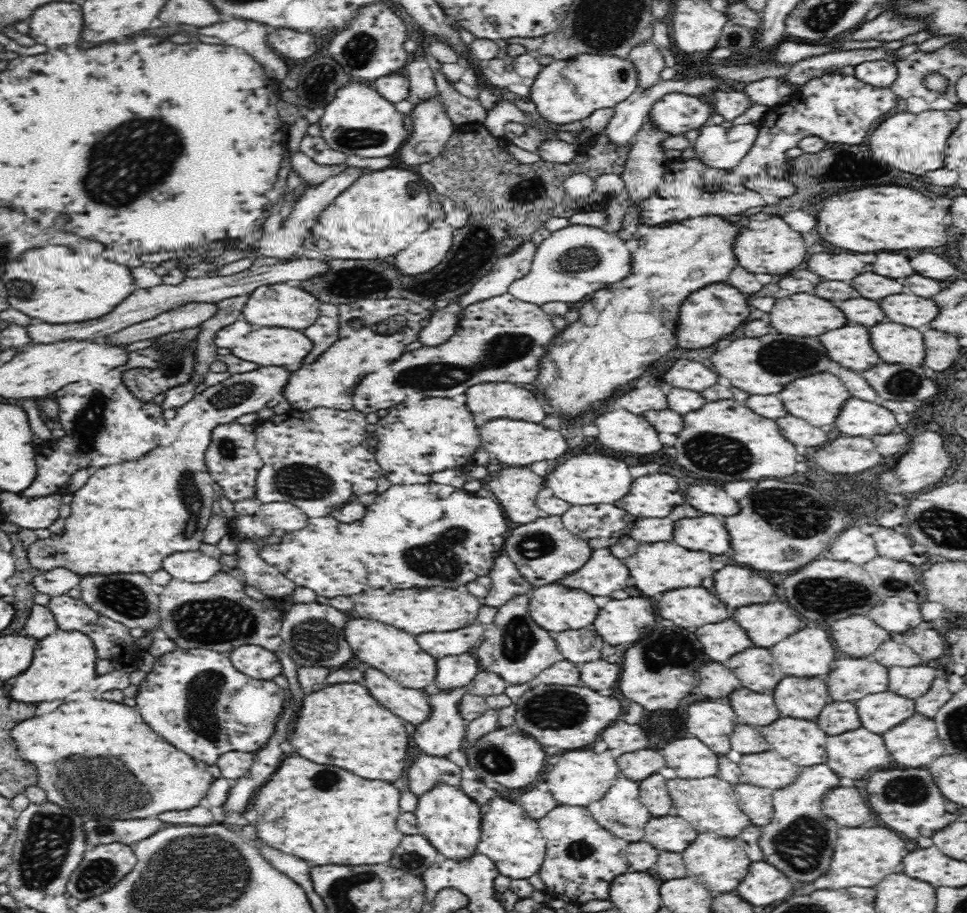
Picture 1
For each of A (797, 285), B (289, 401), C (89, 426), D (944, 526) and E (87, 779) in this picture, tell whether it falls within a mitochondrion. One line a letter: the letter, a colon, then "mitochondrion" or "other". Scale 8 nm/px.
A: other
B: other
C: mitochondrion
D: mitochondrion
E: mitochondrion

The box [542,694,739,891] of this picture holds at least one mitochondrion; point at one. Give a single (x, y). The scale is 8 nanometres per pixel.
(581, 849)

